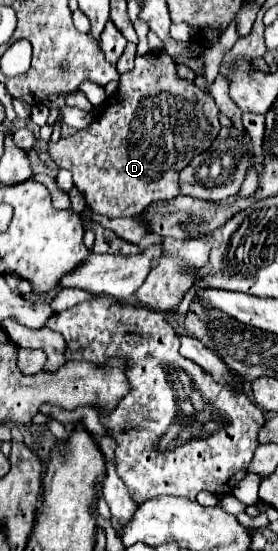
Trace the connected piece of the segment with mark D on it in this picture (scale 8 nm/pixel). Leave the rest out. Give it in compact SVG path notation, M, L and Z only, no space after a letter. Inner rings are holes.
M160 50L160 52L150 52L150 54L146 54L146 56L136 56L136 66L134 66L134 70L130 70L130 72L126 72L126 74L120 76L120 80L118 80L118 92L114 94L114 98L112 98L110 102L106 102L104 112L102 112L88 128L78 130L74 136L60 138L56 144L50 142L50 154L52 154L54 162L56 162L60 168L66 168L66 170L72 172L72 176L74 176L74 186L76 186L80 192L84 192L86 204L88 204L92 210L96 210L98 214L112 216L112 218L114 218L114 216L136 216L136 214L142 214L142 212L144 212L150 204L154 204L154 202L166 202L166 200L172 200L172 198L176 198L176 196L180 196L180 188L178 188L180 170L184 170L184 166L188 166L188 162L192 162L194 156L198 156L198 154L202 154L204 150L208 150L210 144L216 140L218 132L220 132L220 122L218 122L218 108L216 108L216 104L214 104L214 98L212 98L208 92L200 90L196 84L178 78L178 76L176 76L176 64L174 64L174 60L172 60L164 50Z

